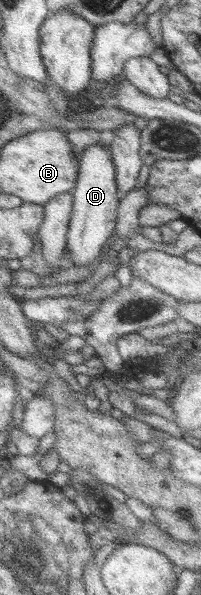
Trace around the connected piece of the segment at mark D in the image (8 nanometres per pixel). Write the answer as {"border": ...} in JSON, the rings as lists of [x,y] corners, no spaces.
{"border":[[[97,143],[87,146],[77,162],[78,172],[70,192],[72,204],[64,249],[69,252],[73,266],[87,267],[97,262],[101,248],[112,237],[119,195],[116,193],[115,170],[108,146]]]}

